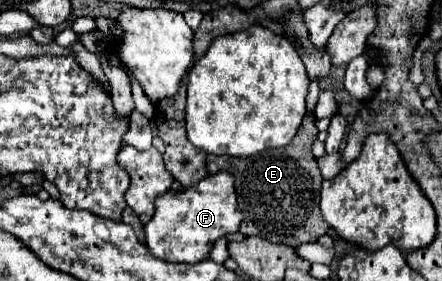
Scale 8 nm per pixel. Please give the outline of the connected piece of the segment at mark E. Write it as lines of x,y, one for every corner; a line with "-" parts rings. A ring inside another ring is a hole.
313,115
303,119
303,127
297,131
295,139
281,147
263,151
255,157
207,157
209,173
231,171
235,175
235,189
239,199
239,209
243,211
241,233
245,237
261,237
271,243
283,243
287,247
297,247
301,243
315,243
325,235
331,225
319,213
319,191
321,191
321,173
311,153
311,143
317,139
317,127

